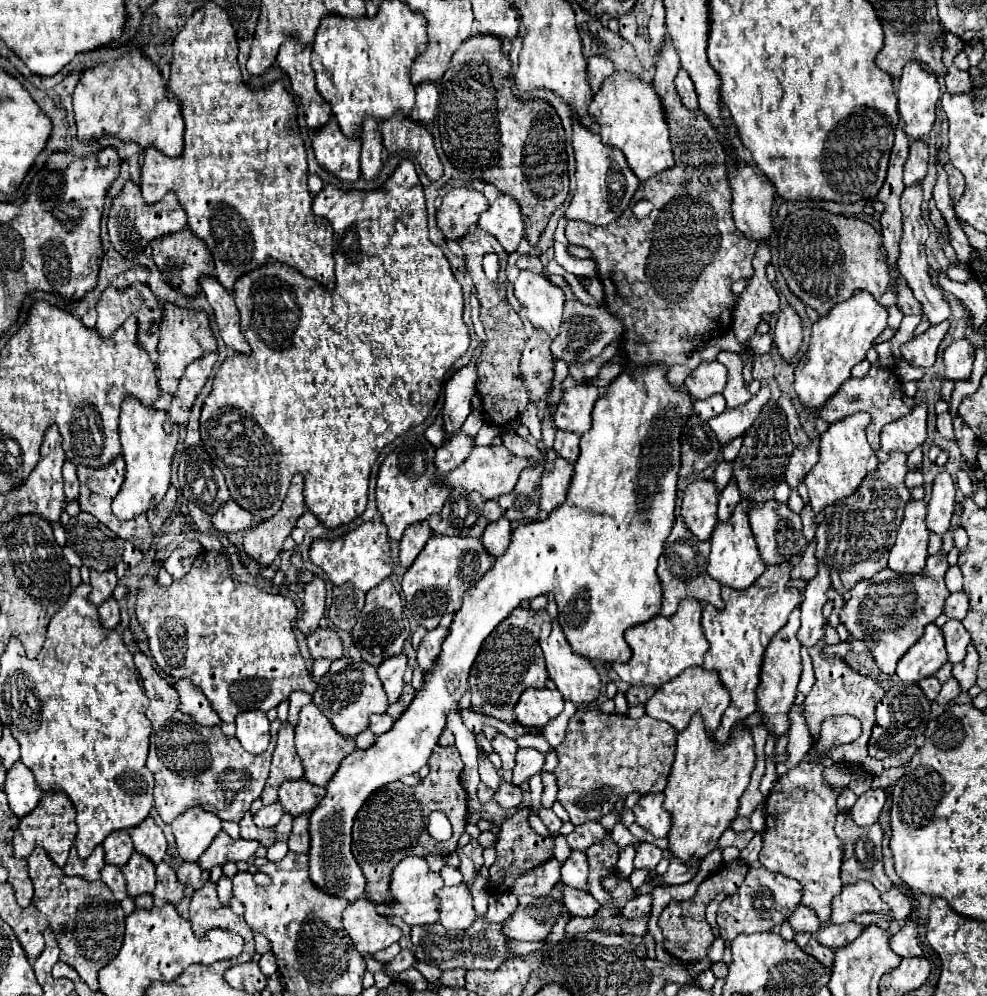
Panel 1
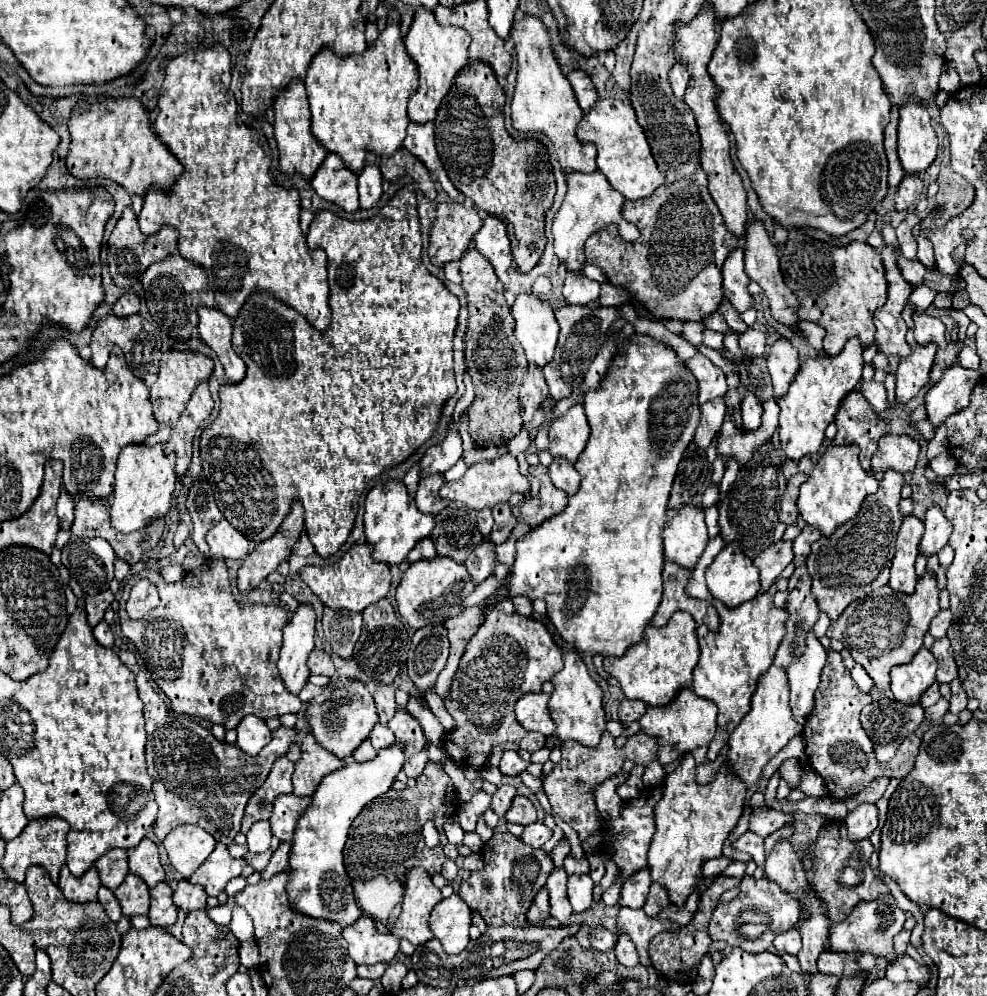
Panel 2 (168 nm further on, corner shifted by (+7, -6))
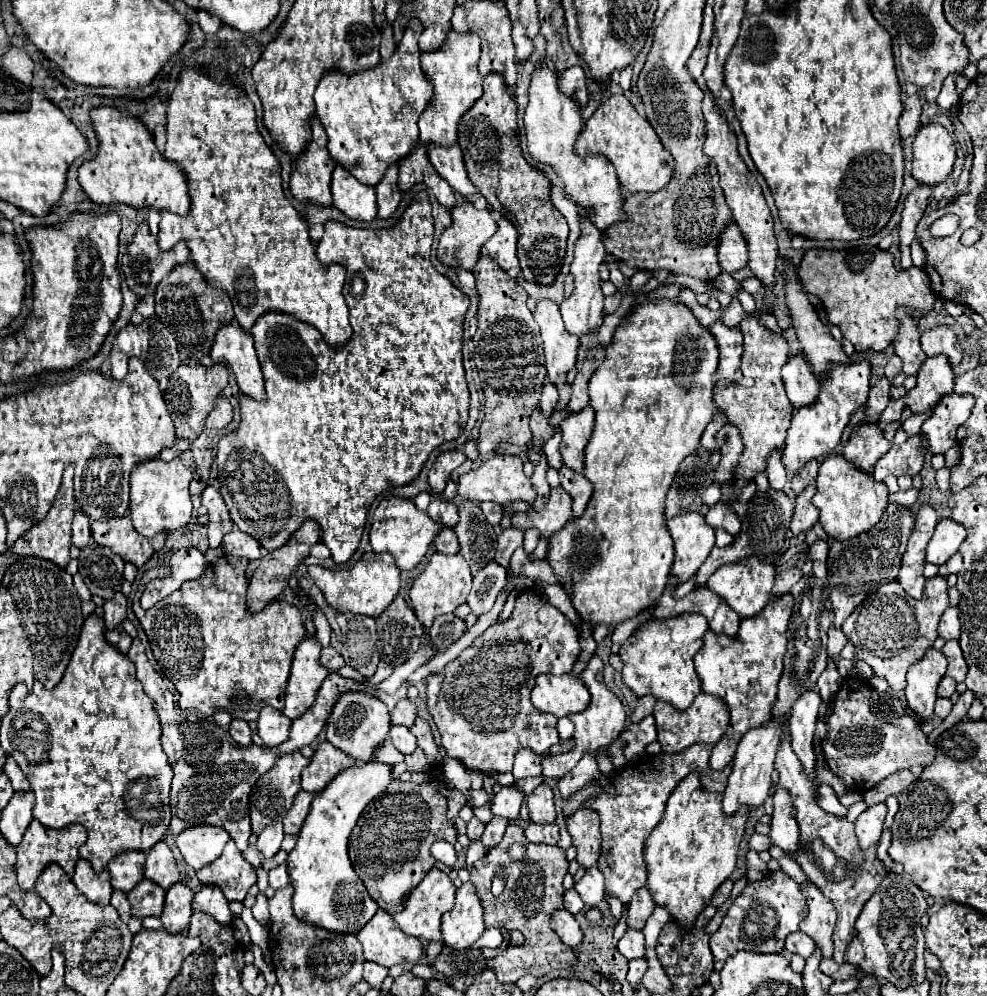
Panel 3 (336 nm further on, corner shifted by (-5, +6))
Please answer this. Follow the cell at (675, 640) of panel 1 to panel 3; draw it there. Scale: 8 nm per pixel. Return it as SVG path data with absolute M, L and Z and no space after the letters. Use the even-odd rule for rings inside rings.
M685 612L669 620L651 618L633 632L625 644L621 644L619 656L623 660L623 682L637 694L653 694L657 700L665 700L679 710L689 708L695 696L701 692L701 678L695 670L693 656L703 646L703 634L707 632L707 620L701 614Z

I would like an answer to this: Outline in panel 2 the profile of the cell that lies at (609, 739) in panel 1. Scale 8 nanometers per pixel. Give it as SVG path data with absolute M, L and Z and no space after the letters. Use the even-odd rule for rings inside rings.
M605 732L601 738L601 744L597 748L587 748L587 746L581 746L581 744L569 740L561 746L561 752L563 752L563 760L559 764L555 764L553 770L547 774L547 778L543 780L543 788L551 802L553 812L559 814L579 834L581 842L585 842L591 834L597 832L597 828L601 824L601 816L597 812L595 798L593 798L593 788L599 786L601 782L605 782L607 778L615 776L623 768L625 760L647 766L651 760L657 758L657 740L639 732L631 738L627 738L627 744L623 748L617 748L613 744L613 736L609 732Z

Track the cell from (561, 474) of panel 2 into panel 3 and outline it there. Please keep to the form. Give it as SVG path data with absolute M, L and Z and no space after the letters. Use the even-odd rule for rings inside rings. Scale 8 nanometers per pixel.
M563 466L559 470L559 478L561 478L561 486L573 496L573 518L581 516L591 498L591 492L593 492L591 482L585 478L585 474L575 472L567 466Z

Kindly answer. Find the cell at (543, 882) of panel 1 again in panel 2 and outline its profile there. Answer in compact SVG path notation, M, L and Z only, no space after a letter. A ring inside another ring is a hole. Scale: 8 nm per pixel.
M543 888L537 896L535 896L535 900L533 900L533 904L531 904L531 908L529 908L529 922L533 924L533 926L543 926L543 920L549 916L549 896L547 896L547 888Z

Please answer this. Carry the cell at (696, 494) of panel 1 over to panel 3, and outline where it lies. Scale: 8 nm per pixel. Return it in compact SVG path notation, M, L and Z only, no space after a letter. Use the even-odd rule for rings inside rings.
M681 512L667 520L667 528L675 540L673 576L685 582L699 570L715 546L715 530L707 526L701 512Z

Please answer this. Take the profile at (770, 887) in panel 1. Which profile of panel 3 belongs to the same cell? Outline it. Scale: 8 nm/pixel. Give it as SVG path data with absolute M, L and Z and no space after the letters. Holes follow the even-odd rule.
M775 870L757 882L749 882L747 888L729 906L721 928L709 940L715 958L715 970L721 972L727 956L735 954L737 950L781 952L785 936L799 930L799 922L805 918L805 914L805 896L801 894L799 884L783 870Z

